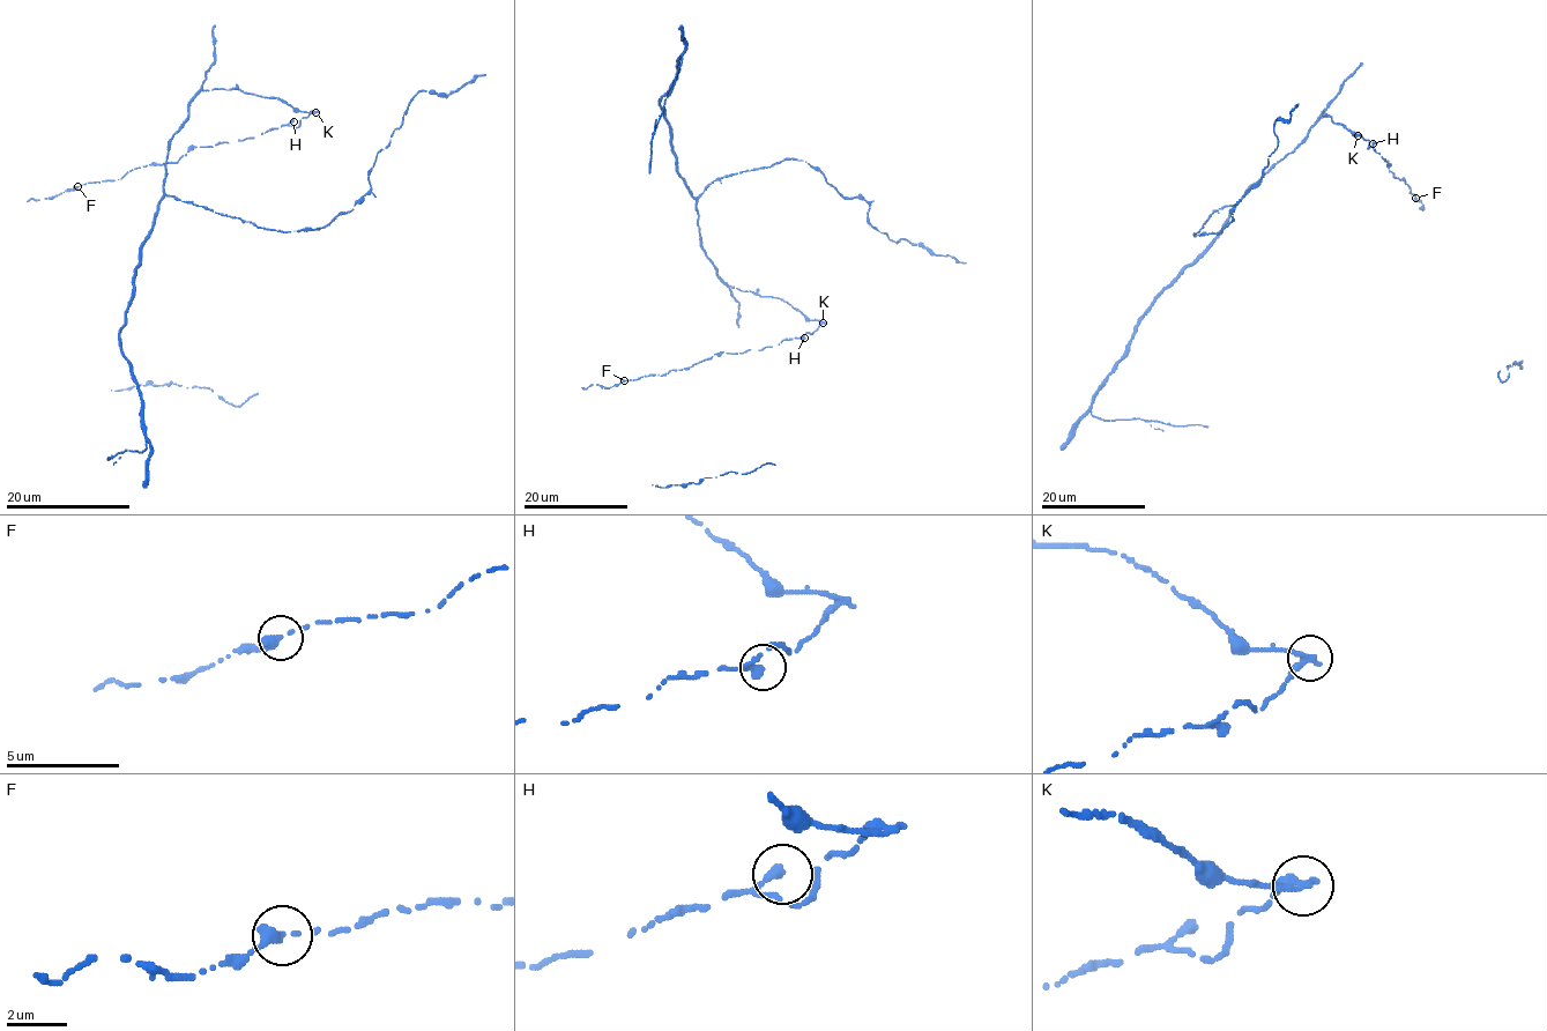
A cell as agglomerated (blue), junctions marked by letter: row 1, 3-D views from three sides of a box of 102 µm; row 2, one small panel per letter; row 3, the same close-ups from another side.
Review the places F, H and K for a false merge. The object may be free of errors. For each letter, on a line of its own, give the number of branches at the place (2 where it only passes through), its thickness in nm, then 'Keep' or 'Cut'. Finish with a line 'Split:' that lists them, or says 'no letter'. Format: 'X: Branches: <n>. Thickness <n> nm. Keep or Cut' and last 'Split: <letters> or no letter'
F: Branches: 2. Thickness 300 nm. Keep
H: Branches: 2. Thickness 260 nm. Keep
K: Branches: 2. Thickness 300 nm. Cut
Split: K

